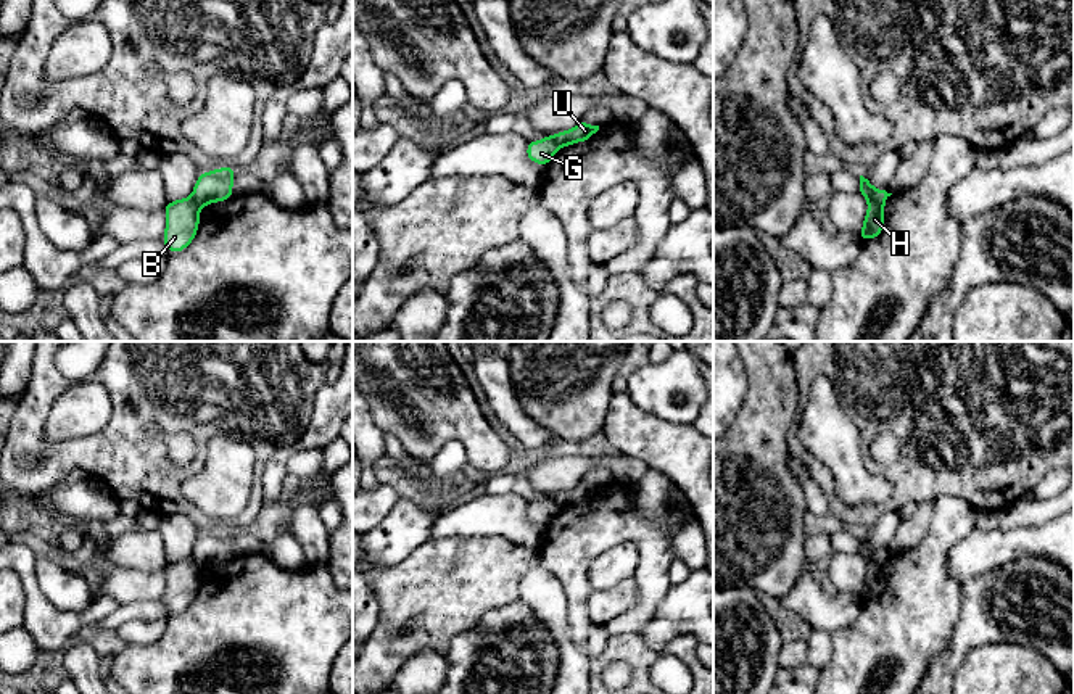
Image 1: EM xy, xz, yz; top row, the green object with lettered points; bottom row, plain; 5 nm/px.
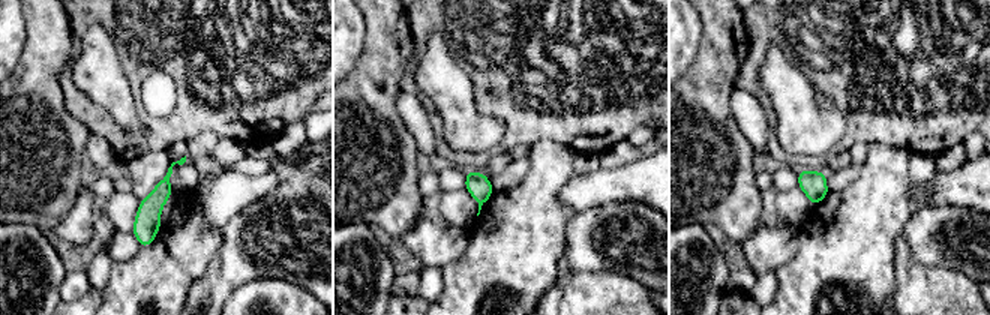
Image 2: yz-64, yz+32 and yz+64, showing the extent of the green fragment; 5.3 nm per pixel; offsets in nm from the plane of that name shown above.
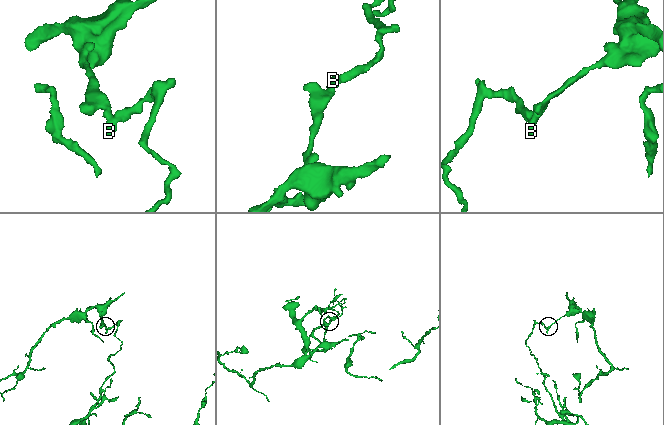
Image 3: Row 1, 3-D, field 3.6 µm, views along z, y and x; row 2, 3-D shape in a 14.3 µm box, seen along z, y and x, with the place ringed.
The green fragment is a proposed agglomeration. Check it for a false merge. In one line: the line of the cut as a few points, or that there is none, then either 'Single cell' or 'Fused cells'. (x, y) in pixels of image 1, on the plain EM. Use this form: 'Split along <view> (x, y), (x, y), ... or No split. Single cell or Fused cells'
Split along yz (884, 551), (868, 564). Fused cells

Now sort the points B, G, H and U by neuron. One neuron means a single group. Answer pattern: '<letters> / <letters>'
B G H / U

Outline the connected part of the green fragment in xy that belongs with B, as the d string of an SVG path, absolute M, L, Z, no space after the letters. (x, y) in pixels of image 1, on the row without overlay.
M192 557L166 564L166 589L161 602L171 613L184 612L196 597L200 567Z

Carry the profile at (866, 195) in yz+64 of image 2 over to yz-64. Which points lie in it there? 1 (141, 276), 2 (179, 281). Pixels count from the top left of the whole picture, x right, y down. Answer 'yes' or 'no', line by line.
1: yes
2: yes

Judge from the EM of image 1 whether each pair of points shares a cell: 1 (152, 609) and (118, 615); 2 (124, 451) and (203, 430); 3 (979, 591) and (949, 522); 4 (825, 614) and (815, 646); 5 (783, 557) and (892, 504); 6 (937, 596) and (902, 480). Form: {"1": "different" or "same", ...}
{"1": "same", "2": "same", "3": "different", "4": "different", "5": "different", "6": "different"}

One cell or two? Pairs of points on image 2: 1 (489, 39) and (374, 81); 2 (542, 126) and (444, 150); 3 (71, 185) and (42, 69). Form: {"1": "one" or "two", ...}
{"1": "two", "2": "one", "3": "one"}

